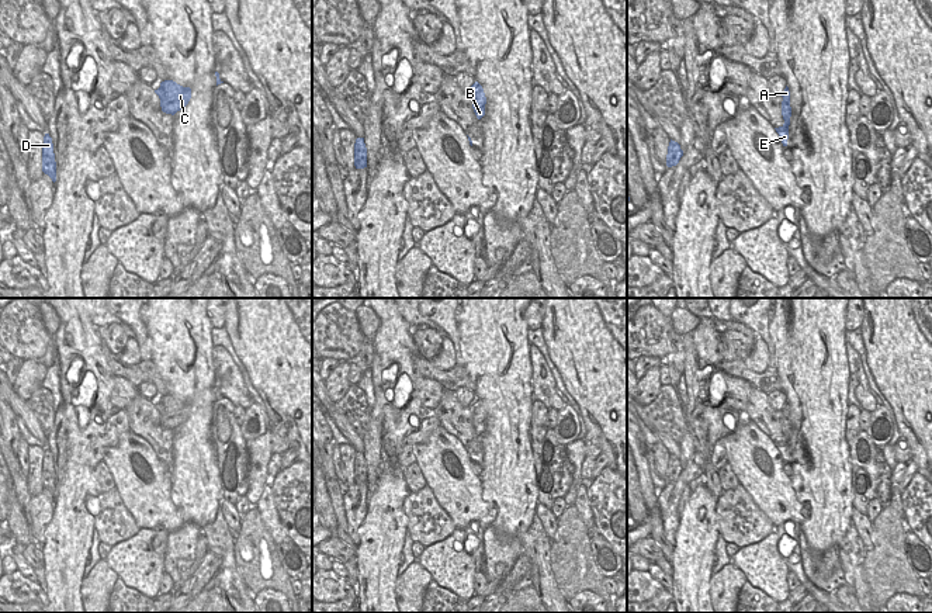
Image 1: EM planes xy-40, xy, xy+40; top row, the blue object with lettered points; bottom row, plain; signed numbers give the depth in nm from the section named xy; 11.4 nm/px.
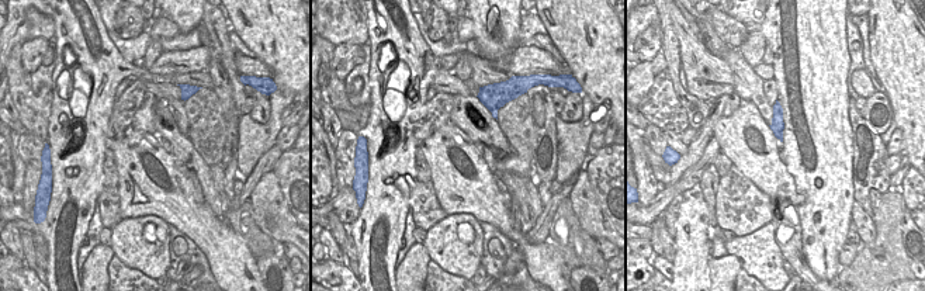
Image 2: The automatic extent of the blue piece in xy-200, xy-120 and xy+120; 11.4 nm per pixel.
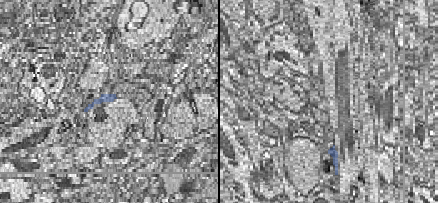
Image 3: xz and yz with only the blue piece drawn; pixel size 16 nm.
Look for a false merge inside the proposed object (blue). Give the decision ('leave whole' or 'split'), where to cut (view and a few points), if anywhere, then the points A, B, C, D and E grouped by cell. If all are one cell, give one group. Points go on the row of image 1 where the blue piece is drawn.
leave whole | no cut | A B C D E

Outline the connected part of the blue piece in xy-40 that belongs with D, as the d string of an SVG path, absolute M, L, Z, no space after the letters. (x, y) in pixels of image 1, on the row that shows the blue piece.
M45 134L42 143L42 172L48 174L53 183L56 181L56 162L49 134Z

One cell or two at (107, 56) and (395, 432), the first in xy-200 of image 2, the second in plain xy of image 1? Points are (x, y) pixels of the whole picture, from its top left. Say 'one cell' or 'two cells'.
one cell

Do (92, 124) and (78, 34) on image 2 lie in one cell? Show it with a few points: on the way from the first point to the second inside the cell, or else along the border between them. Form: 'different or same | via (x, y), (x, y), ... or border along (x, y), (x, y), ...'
same | via (100, 101), (100, 66), (92, 56)

